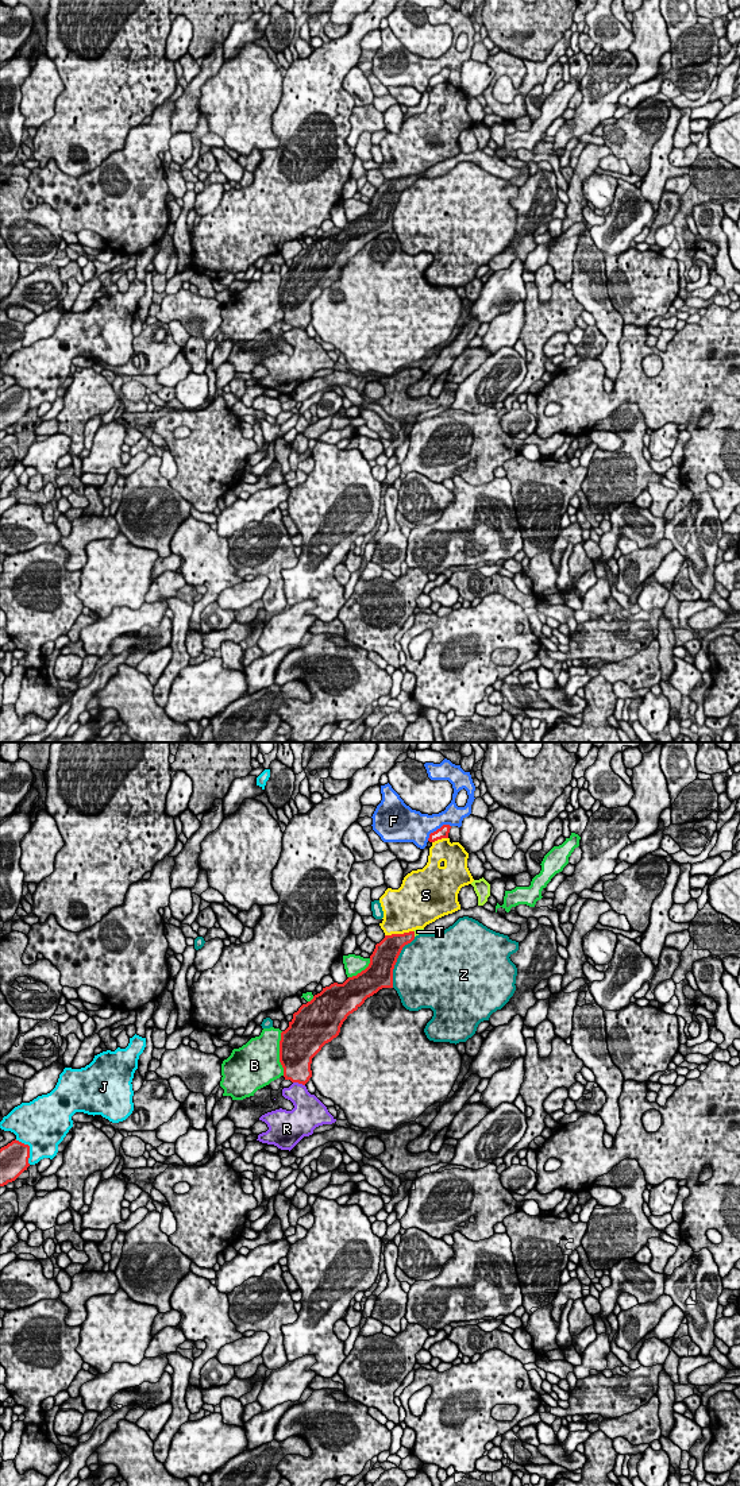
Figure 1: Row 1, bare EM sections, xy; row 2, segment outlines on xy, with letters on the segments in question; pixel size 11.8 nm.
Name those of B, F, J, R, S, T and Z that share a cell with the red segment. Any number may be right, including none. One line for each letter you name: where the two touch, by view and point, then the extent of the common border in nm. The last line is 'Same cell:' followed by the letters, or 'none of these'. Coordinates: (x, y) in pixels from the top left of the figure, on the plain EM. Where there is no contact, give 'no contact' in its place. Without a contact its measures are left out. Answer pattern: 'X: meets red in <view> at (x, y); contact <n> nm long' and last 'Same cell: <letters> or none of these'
T: meets red in xy at (413, 177); contact 80 nm long
Same cell: T

